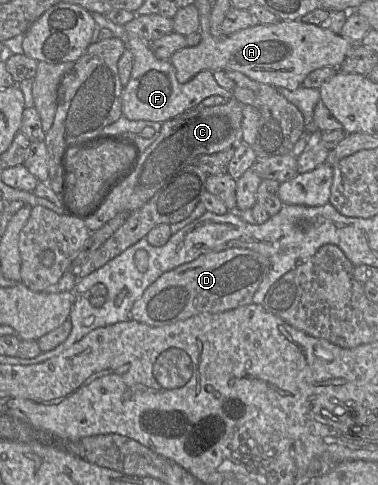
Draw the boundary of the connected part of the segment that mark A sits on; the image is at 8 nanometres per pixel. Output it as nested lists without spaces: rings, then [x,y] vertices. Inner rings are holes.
[[[280,20],[275,24],[257,24],[224,38],[203,32],[197,46],[176,51],[170,61],[180,83],[190,81],[201,71],[237,71],[248,78],[291,91],[300,86],[309,73],[323,67],[339,68],[353,44],[326,28],[302,20]]]

